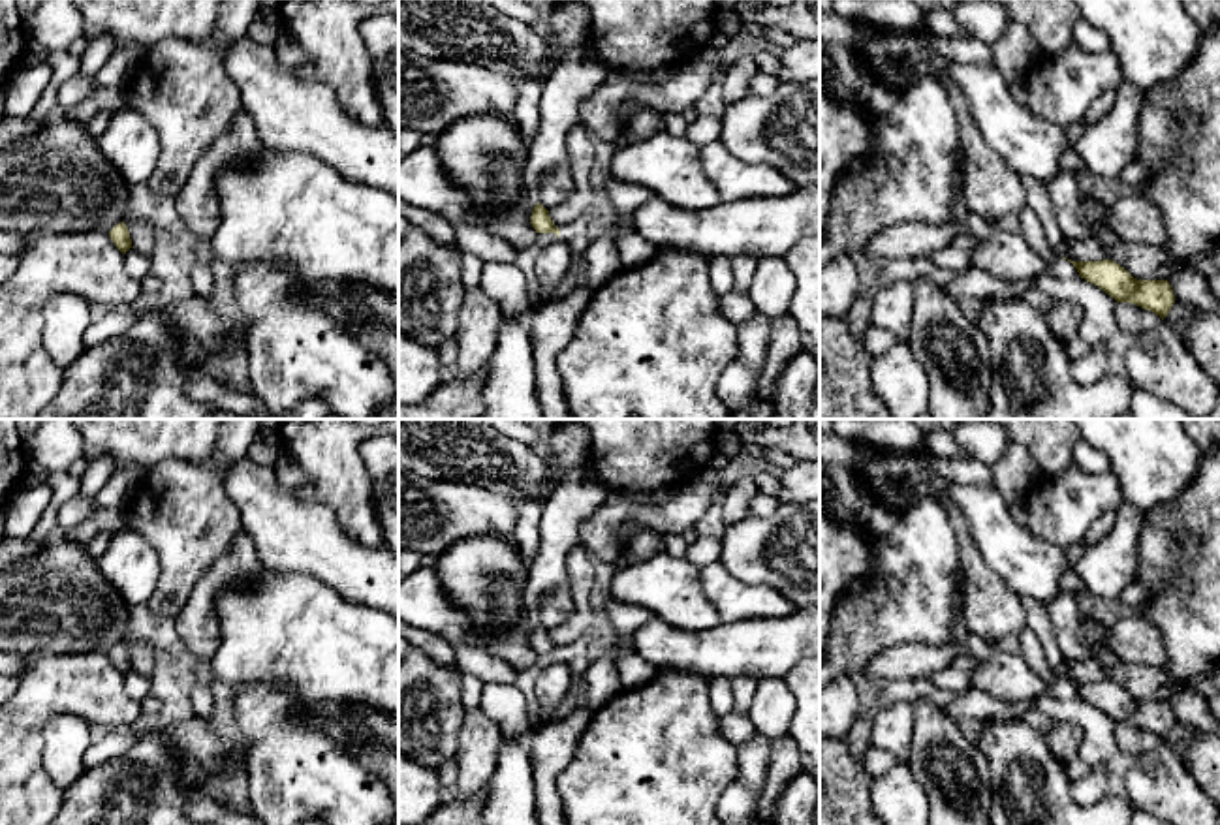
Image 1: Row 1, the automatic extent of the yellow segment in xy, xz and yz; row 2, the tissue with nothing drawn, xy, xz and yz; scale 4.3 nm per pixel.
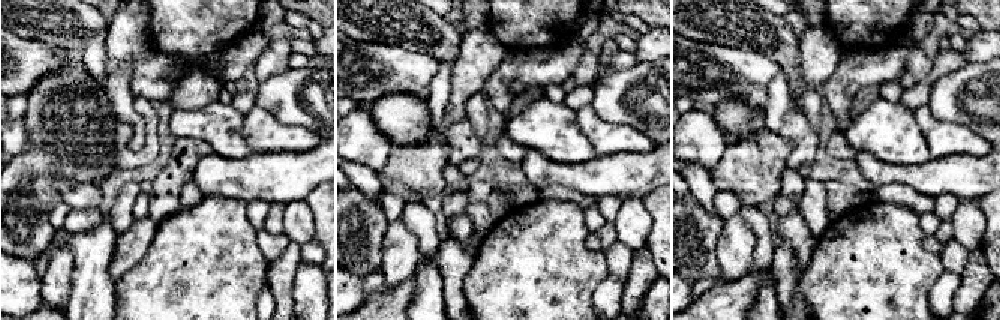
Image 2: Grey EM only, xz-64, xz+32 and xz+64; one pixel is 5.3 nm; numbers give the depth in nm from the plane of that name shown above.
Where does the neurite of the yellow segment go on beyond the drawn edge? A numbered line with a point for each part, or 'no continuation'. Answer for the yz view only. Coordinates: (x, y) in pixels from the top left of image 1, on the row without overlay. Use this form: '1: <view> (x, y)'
no continuation

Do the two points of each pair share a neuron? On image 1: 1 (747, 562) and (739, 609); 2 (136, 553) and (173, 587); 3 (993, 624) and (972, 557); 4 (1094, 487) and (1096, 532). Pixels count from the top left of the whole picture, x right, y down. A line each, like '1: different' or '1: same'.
1: different
2: different
3: same
4: different

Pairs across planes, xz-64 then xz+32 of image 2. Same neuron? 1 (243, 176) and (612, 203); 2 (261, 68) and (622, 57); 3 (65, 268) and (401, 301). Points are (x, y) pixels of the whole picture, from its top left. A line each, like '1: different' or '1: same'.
1: different
2: different
3: different

